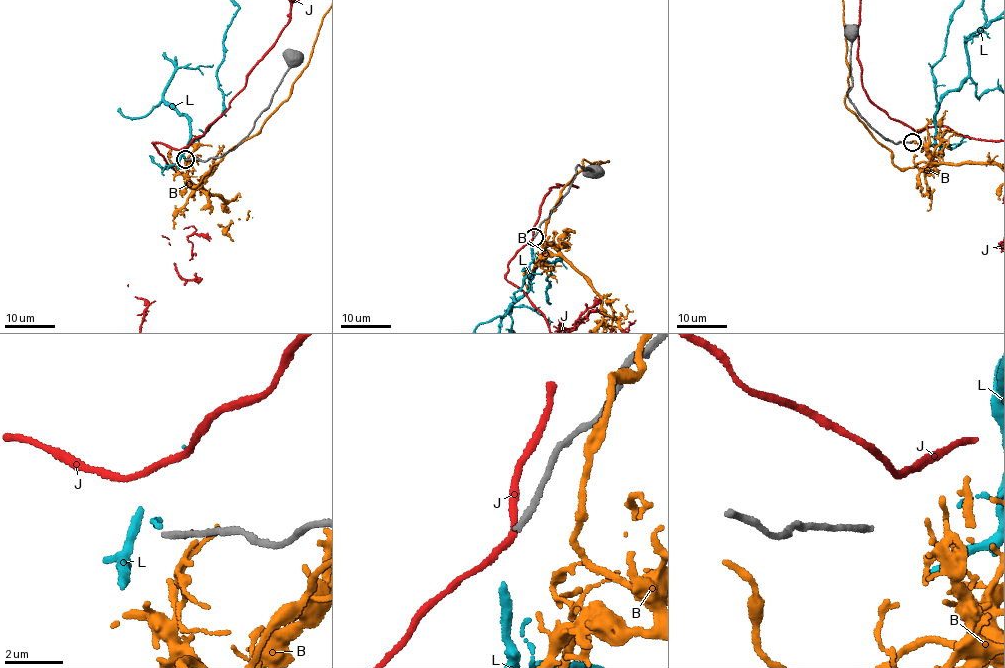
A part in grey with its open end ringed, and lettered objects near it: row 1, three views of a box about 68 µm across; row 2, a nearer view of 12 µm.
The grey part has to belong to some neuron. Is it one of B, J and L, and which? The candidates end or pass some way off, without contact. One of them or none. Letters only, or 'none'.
none

